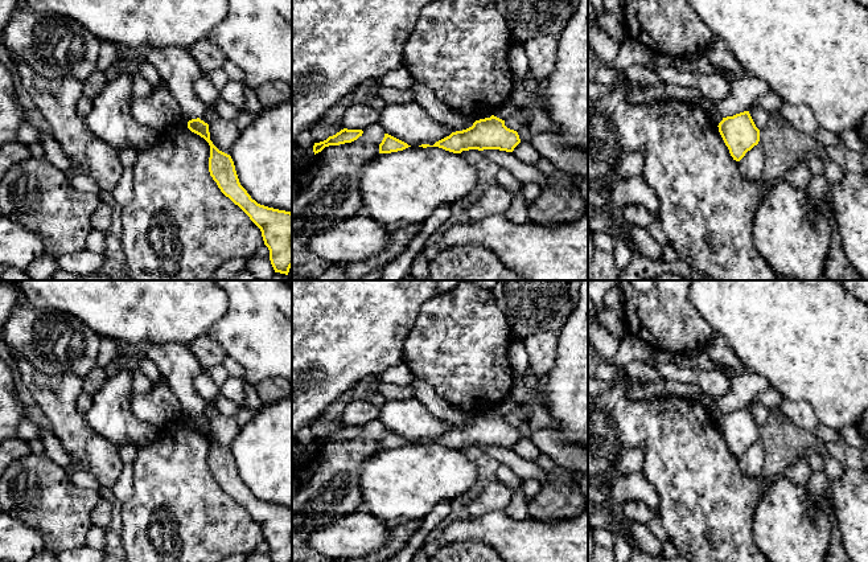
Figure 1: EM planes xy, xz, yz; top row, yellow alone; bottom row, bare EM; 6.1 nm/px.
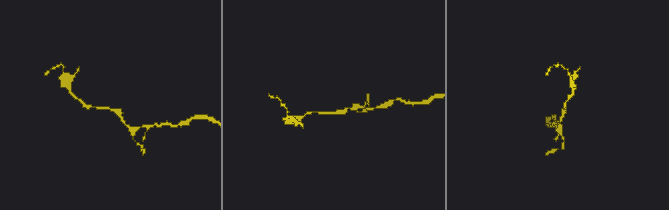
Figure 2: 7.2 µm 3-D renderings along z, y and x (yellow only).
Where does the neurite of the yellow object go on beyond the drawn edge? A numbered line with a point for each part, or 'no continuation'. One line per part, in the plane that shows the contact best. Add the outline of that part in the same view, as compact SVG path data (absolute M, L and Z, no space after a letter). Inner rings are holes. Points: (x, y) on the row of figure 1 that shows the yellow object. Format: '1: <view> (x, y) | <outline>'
no continuation

